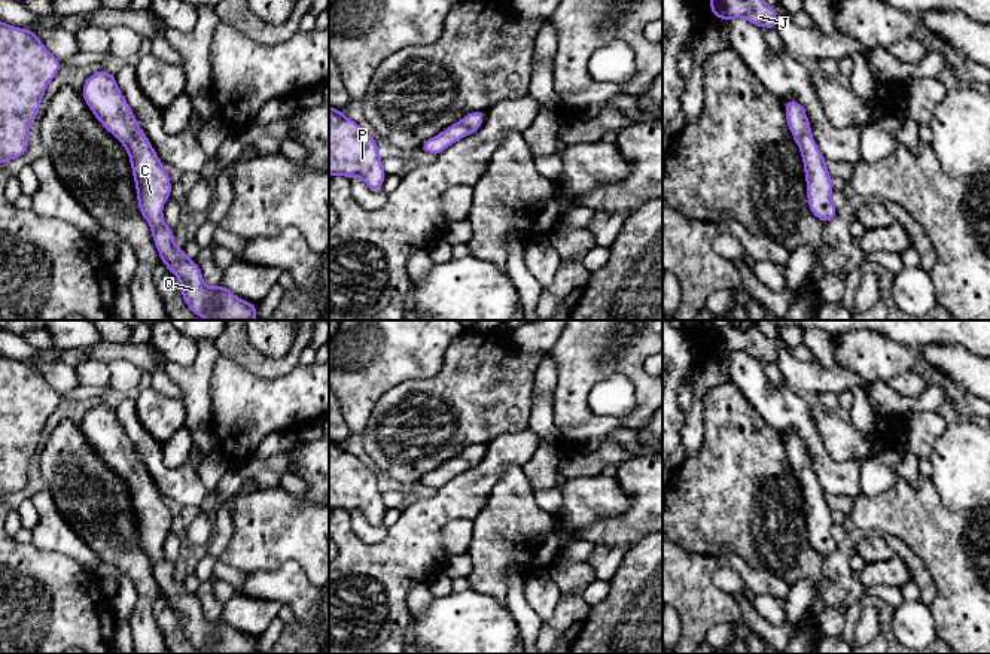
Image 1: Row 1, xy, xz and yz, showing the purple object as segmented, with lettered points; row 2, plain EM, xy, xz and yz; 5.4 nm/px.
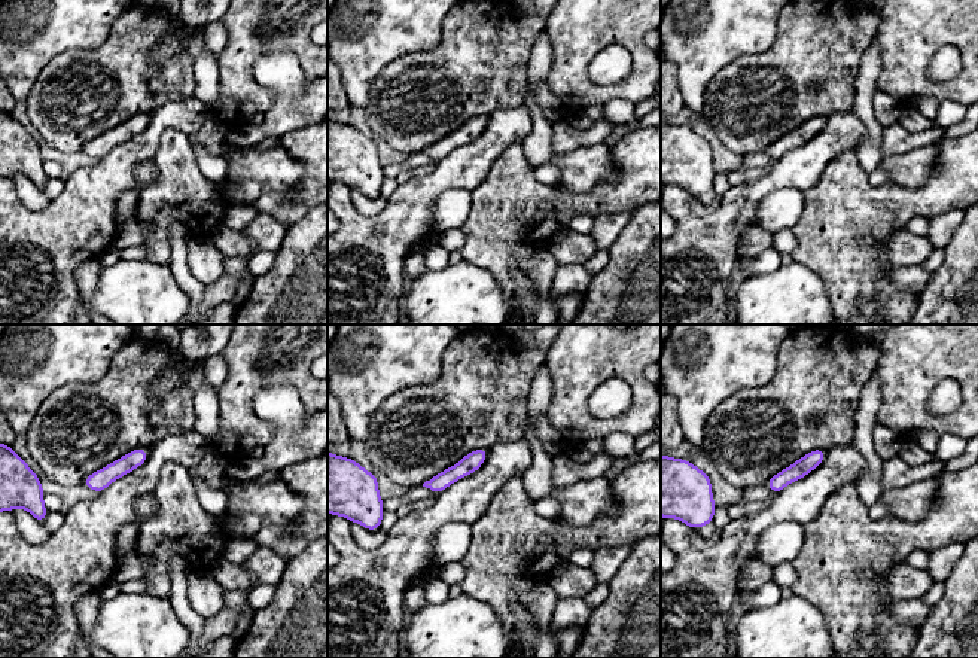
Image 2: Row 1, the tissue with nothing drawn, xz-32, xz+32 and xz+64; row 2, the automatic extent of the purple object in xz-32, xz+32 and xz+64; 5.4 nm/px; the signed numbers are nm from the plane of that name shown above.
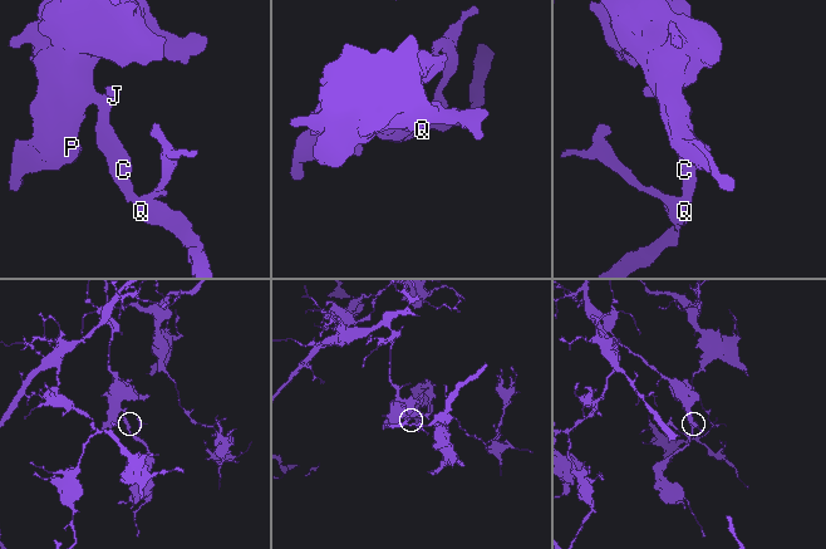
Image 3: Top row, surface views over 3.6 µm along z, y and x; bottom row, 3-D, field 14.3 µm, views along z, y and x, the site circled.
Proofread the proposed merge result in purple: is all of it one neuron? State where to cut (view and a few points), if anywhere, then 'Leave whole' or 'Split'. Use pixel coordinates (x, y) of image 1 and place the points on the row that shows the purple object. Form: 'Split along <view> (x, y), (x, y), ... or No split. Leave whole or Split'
No split. Leave whole

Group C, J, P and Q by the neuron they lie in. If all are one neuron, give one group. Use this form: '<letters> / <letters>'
C J P Q

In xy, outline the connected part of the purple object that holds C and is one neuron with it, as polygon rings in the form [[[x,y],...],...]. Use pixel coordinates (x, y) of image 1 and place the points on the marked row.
[[[100,69],[86,79],[80,94],[101,125],[128,152],[138,210],[152,228],[161,262],[180,280],[180,293],[188,307],[207,320],[256,320],[259,304],[240,299],[222,283],[207,288],[197,262],[174,246],[174,231],[162,216],[162,204],[171,198],[170,176],[119,91],[116,76]]]

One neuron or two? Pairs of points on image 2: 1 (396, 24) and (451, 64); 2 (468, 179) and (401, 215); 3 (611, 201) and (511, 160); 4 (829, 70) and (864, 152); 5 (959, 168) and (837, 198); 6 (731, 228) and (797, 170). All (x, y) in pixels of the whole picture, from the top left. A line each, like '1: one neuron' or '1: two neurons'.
1: two neurons
2: one neuron
3: one neuron
4: two neurons
5: one neuron
6: one neuron

